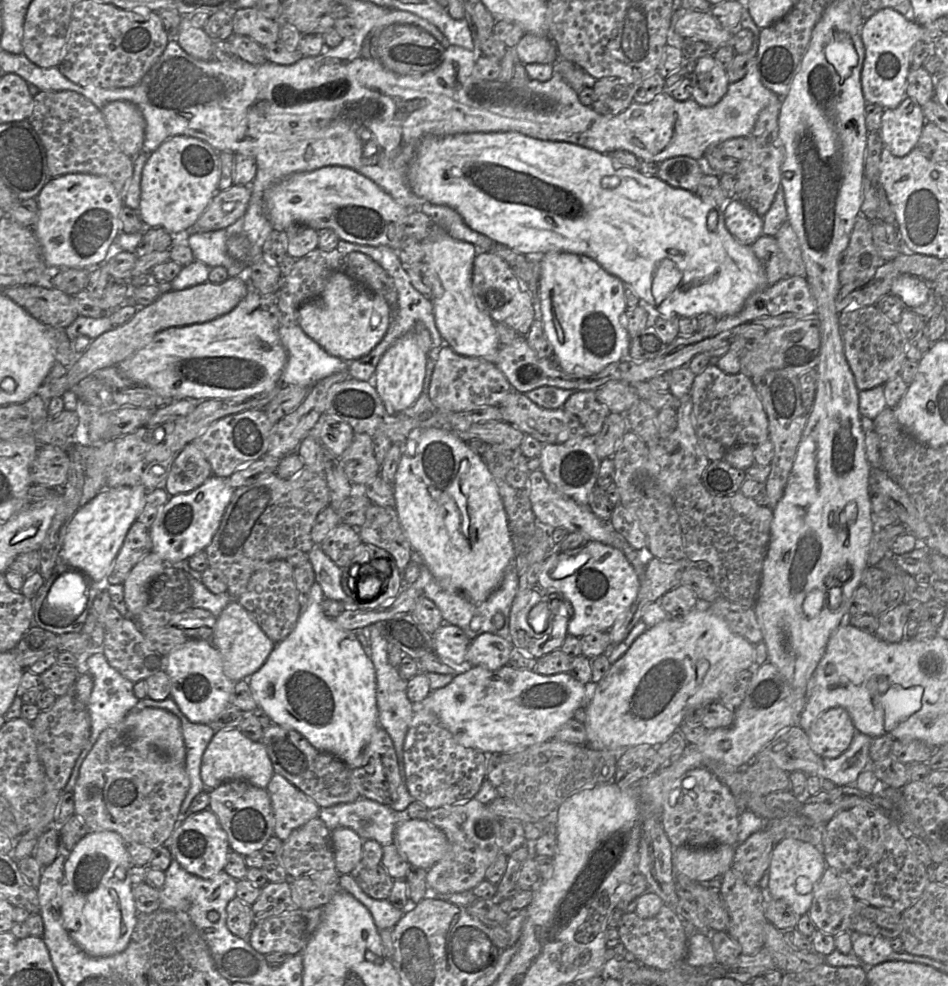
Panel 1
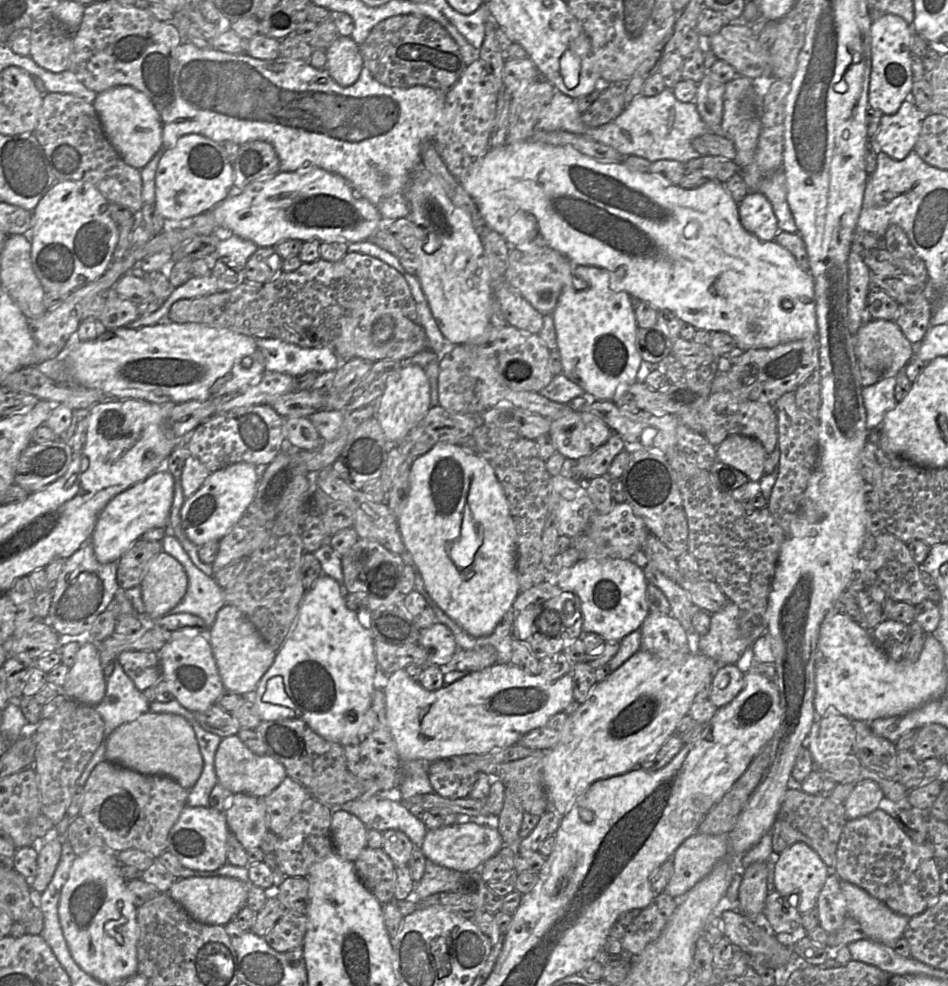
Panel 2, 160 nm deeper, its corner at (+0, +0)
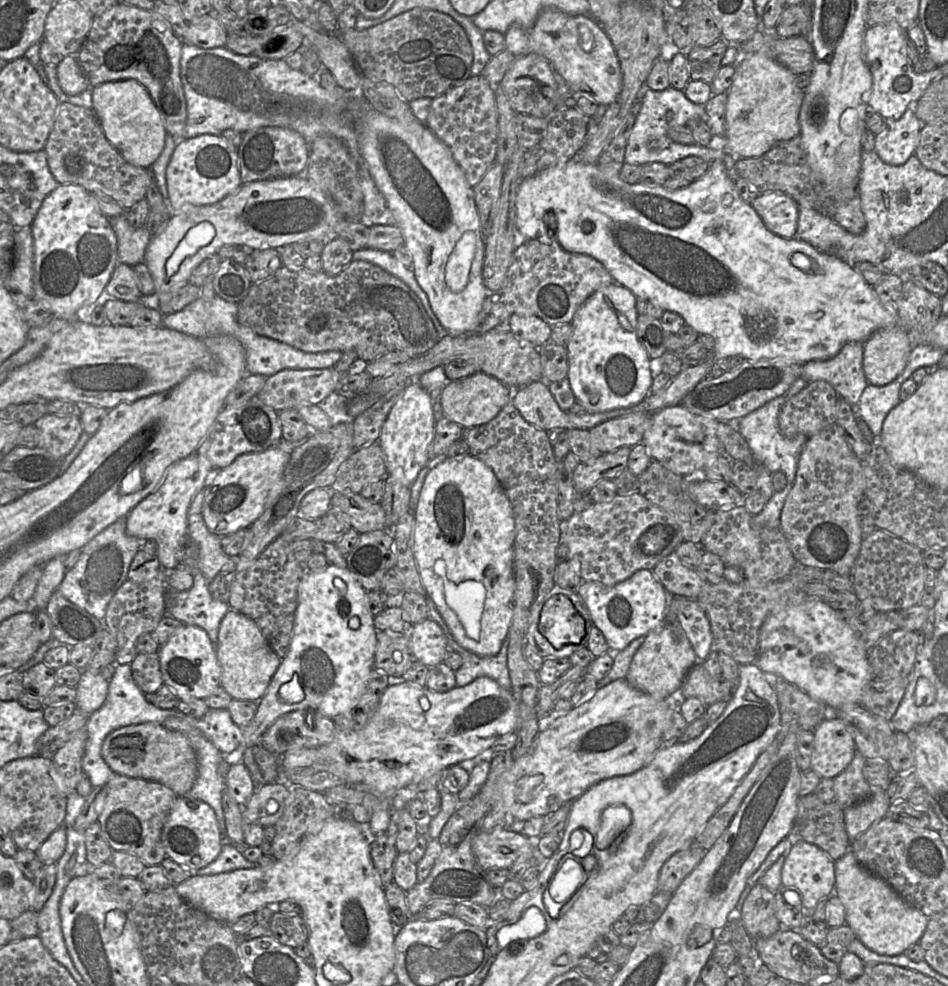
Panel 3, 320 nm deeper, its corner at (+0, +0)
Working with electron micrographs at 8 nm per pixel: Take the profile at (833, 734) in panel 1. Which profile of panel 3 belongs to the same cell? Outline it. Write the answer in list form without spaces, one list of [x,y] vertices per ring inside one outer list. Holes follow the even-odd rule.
[[[838,717],[823,720],[814,730],[811,769],[821,778],[835,779],[856,753],[847,725]]]

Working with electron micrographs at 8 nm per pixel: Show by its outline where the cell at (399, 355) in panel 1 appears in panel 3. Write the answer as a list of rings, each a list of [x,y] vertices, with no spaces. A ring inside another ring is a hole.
[[[412,381],[405,387],[392,407],[378,440],[385,455],[387,475],[411,487],[419,472],[430,460],[430,446],[435,435],[435,423],[430,393],[417,381]]]

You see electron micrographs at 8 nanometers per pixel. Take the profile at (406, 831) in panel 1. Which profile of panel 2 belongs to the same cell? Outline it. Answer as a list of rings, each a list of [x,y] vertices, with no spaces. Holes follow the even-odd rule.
[[[475,822],[455,823],[437,829],[428,829],[420,846],[426,859],[433,863],[465,873],[479,870],[481,866],[504,847],[496,828]]]

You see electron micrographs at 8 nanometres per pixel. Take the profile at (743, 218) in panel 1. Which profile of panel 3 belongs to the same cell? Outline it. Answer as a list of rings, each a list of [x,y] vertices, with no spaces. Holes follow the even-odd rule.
[[[782,192],[759,194],[751,203],[769,231],[782,238],[796,235],[799,207]]]

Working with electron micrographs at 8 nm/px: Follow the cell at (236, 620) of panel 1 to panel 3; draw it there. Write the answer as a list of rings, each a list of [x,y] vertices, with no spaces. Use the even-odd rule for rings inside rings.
[[[231,608],[220,623],[216,654],[221,668],[220,686],[233,699],[242,701],[258,702],[281,663],[257,624]]]

